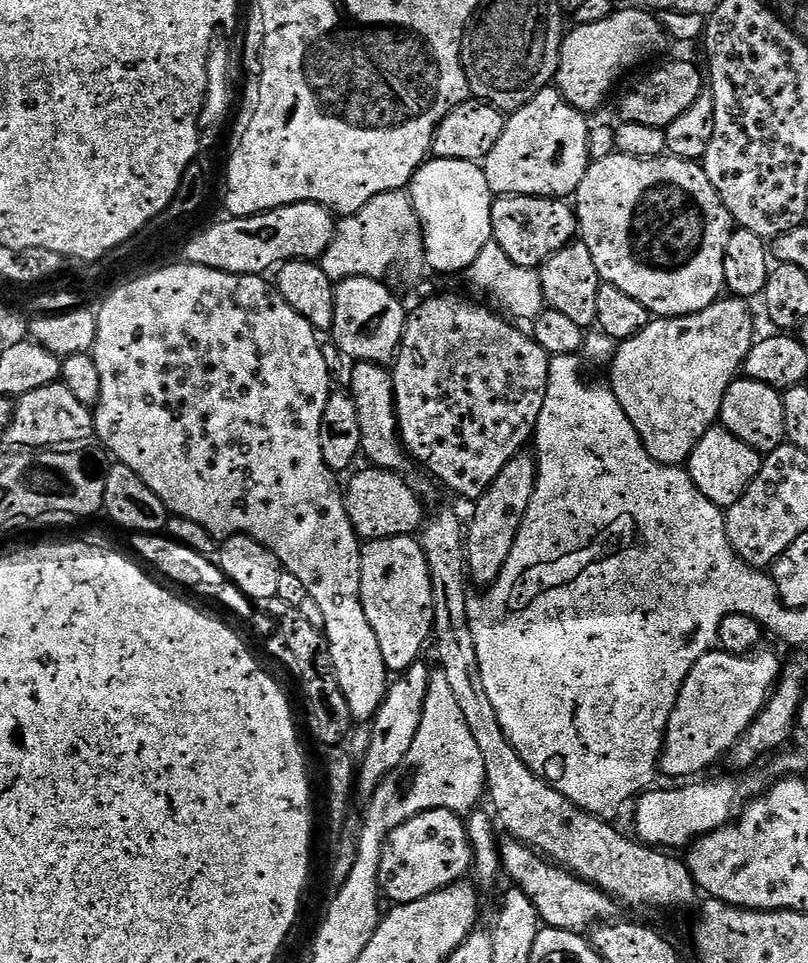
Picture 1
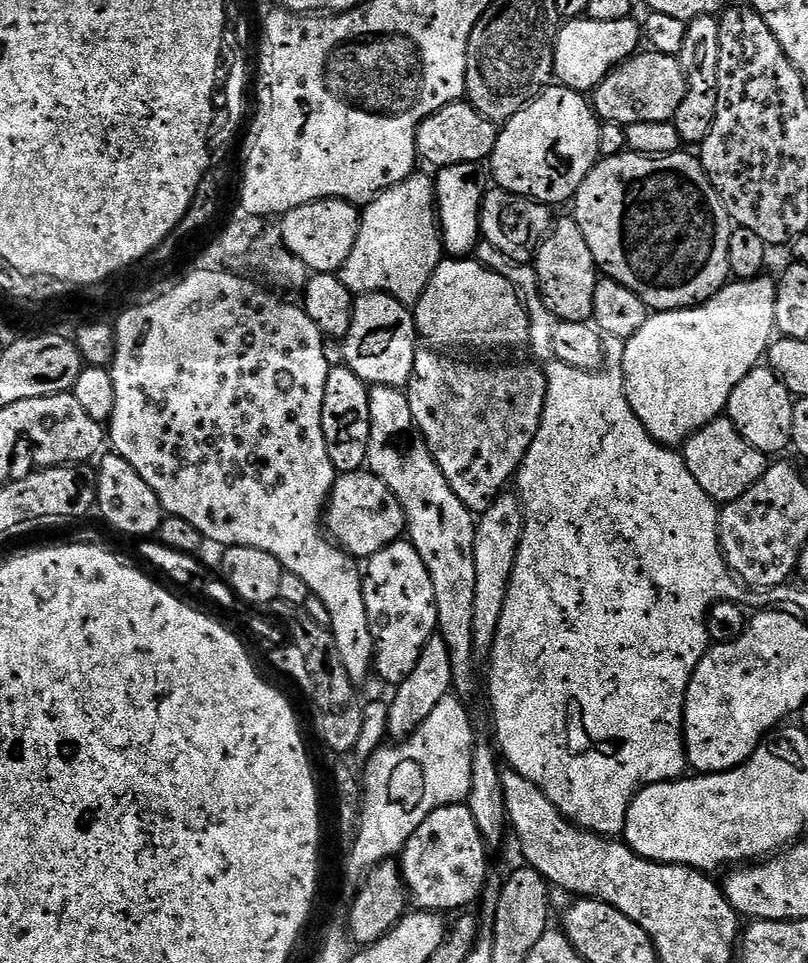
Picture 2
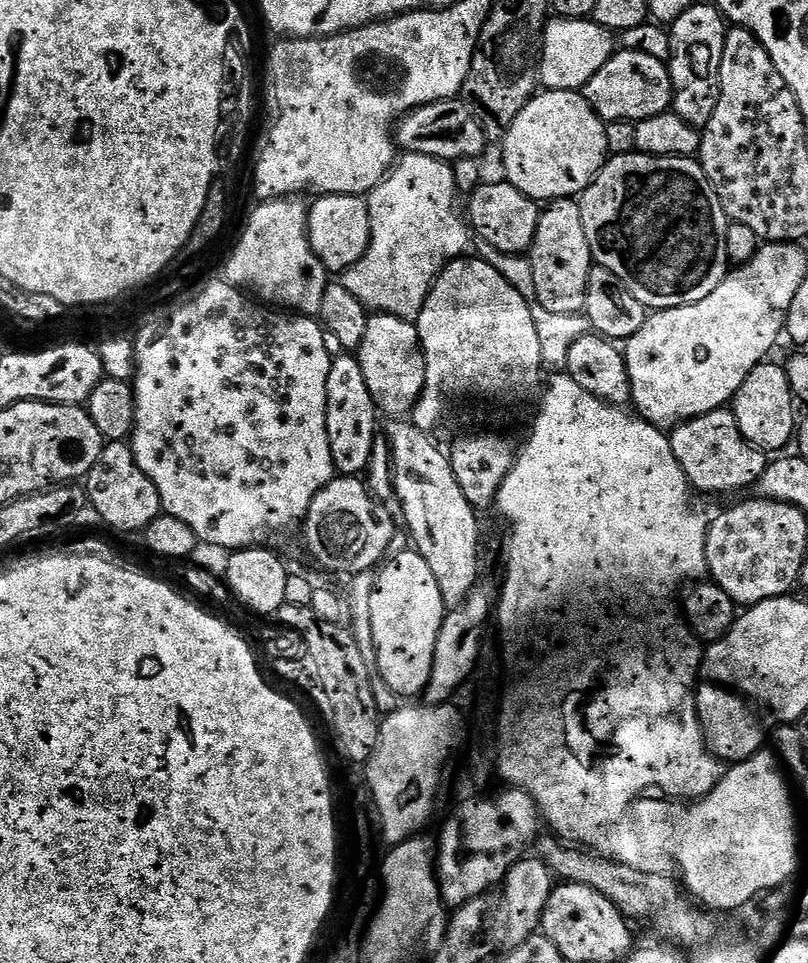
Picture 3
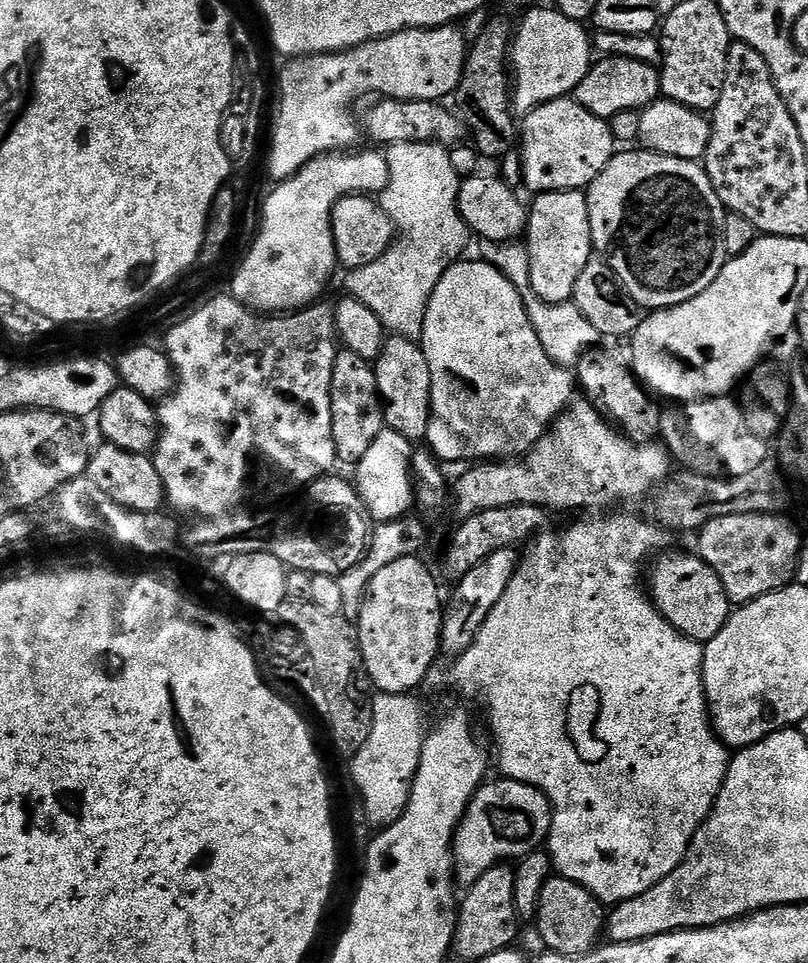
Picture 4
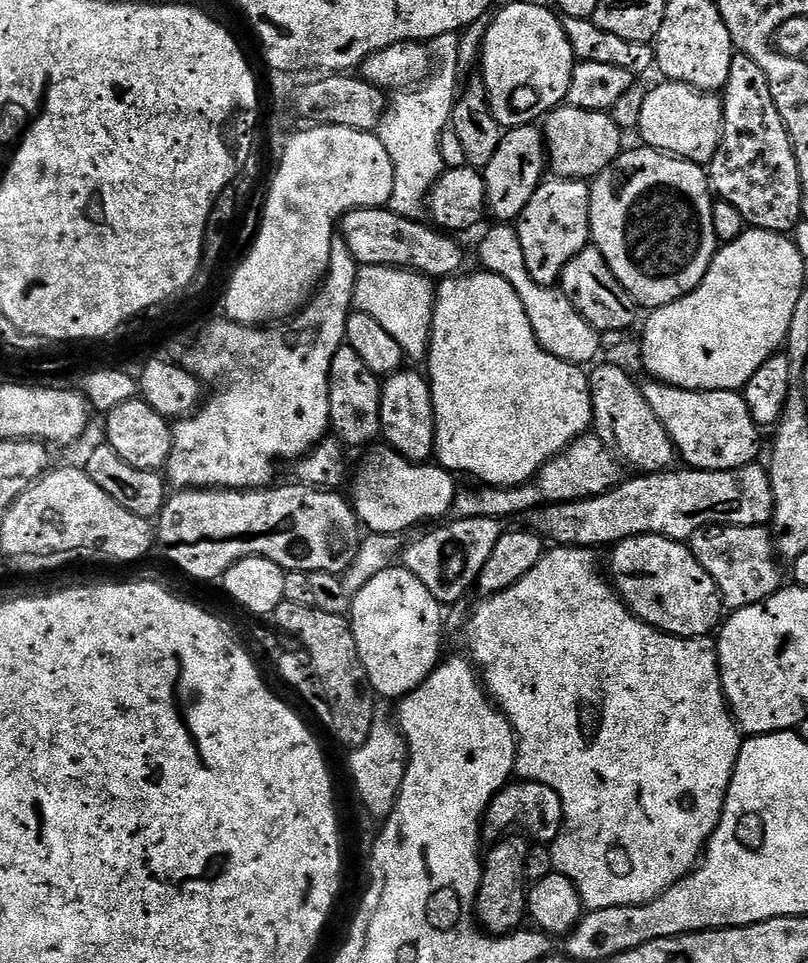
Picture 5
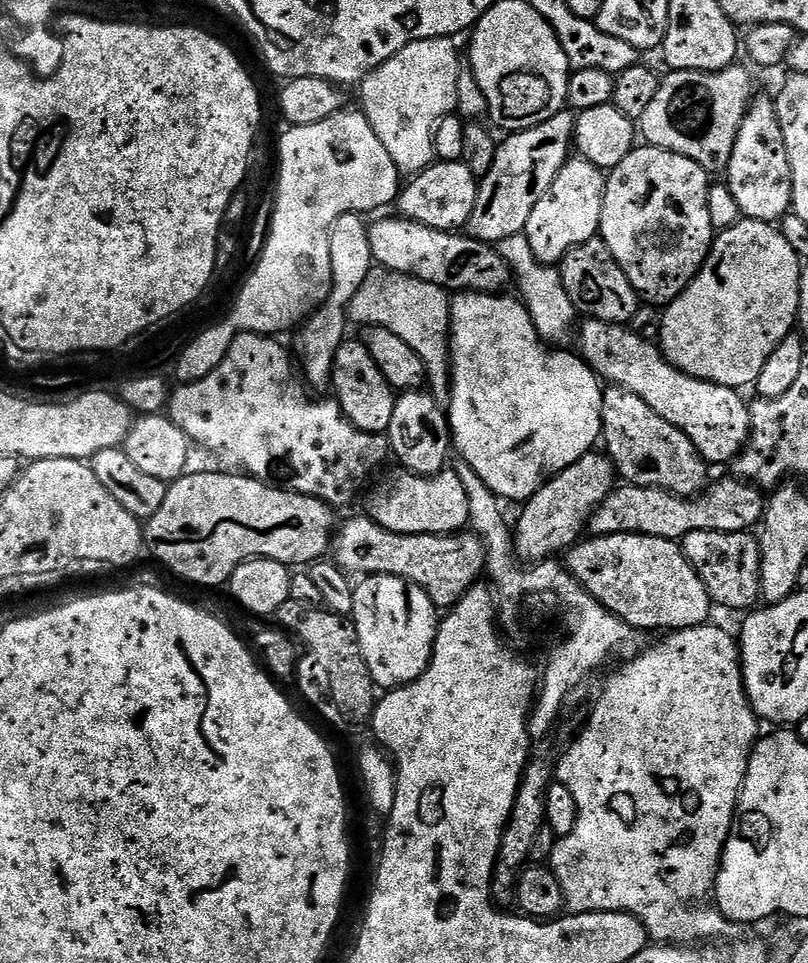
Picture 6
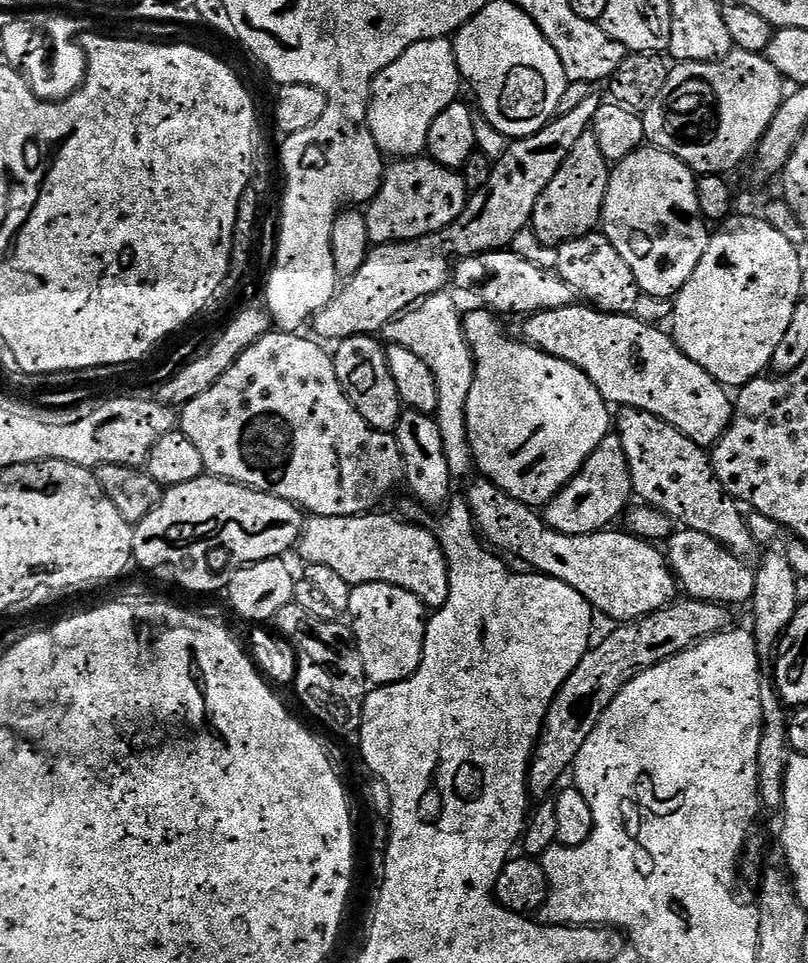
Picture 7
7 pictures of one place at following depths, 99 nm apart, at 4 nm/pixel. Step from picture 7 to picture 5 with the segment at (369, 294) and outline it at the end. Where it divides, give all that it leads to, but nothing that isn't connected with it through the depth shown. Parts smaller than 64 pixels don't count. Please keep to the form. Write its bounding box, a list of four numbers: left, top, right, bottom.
[482,124,546,222]

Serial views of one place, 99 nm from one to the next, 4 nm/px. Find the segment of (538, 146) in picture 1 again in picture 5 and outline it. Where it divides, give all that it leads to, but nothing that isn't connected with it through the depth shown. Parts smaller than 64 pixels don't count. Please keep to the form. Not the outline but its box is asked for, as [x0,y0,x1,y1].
[542,106,622,181]

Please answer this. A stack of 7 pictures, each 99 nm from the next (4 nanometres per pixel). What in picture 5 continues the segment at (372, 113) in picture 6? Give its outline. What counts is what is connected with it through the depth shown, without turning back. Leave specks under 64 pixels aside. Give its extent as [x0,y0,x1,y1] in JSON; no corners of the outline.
[378,11,494,220]

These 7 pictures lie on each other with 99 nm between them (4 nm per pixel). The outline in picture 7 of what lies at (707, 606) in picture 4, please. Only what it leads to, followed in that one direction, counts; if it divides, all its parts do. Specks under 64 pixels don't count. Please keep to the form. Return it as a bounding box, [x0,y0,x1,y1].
[466,478,677,622]

